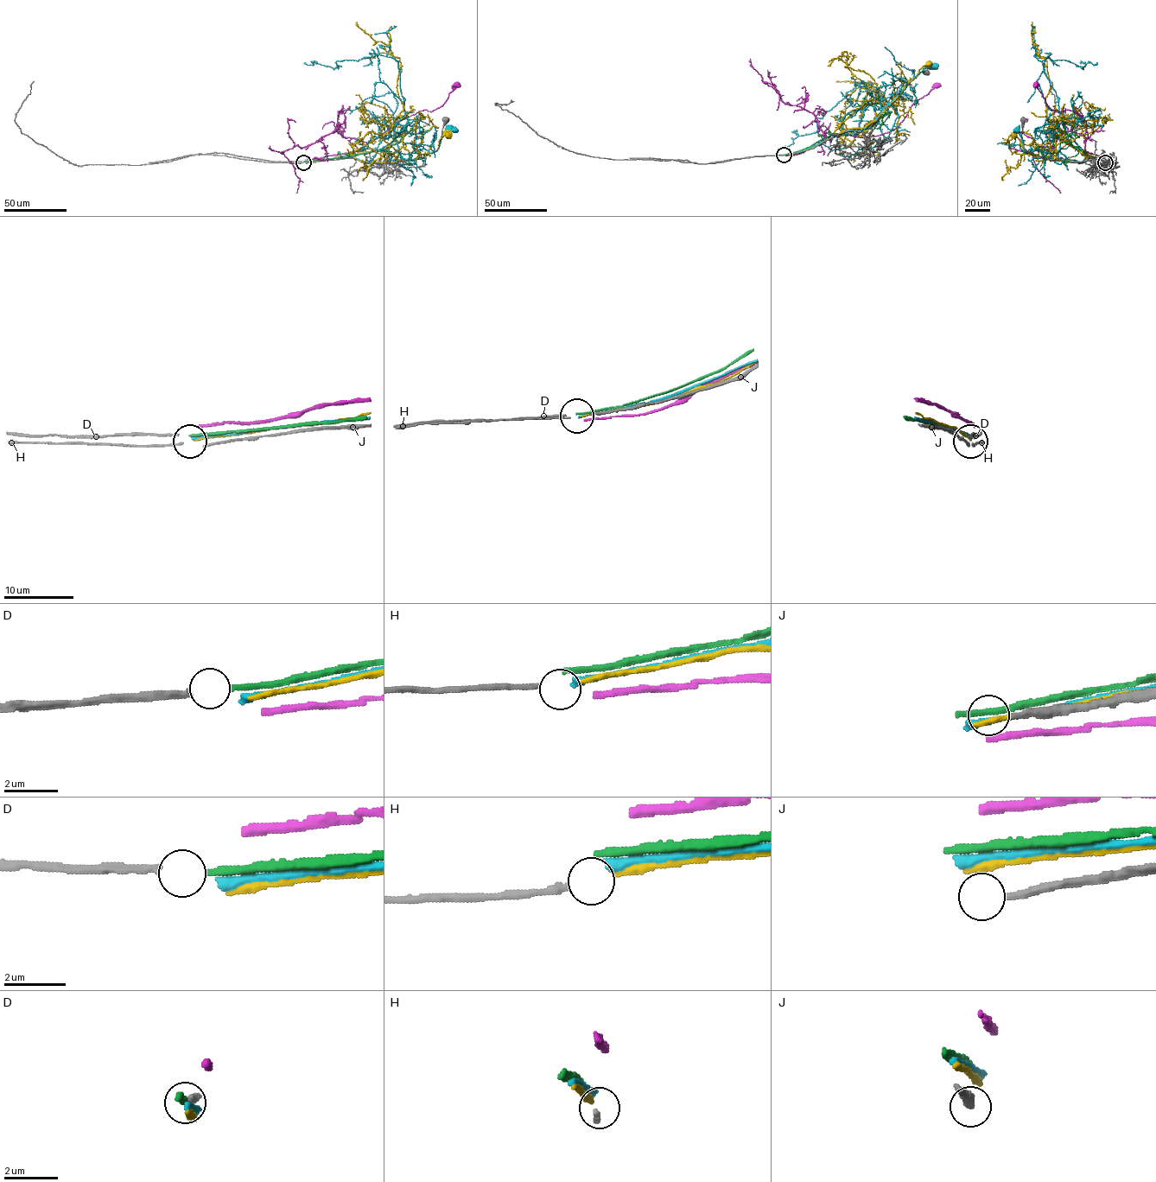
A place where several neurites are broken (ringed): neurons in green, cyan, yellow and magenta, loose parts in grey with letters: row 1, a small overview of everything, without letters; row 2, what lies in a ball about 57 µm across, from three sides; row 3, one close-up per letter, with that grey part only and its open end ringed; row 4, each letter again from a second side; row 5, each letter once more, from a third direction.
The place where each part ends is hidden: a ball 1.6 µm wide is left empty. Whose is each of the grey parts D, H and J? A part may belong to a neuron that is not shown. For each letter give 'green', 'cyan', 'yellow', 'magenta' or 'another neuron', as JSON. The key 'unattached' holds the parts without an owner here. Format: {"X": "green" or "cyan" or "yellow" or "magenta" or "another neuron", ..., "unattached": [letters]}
{"D": "green", "H": "yellow", "J": "another neuron", "unattached": ["J"]}

